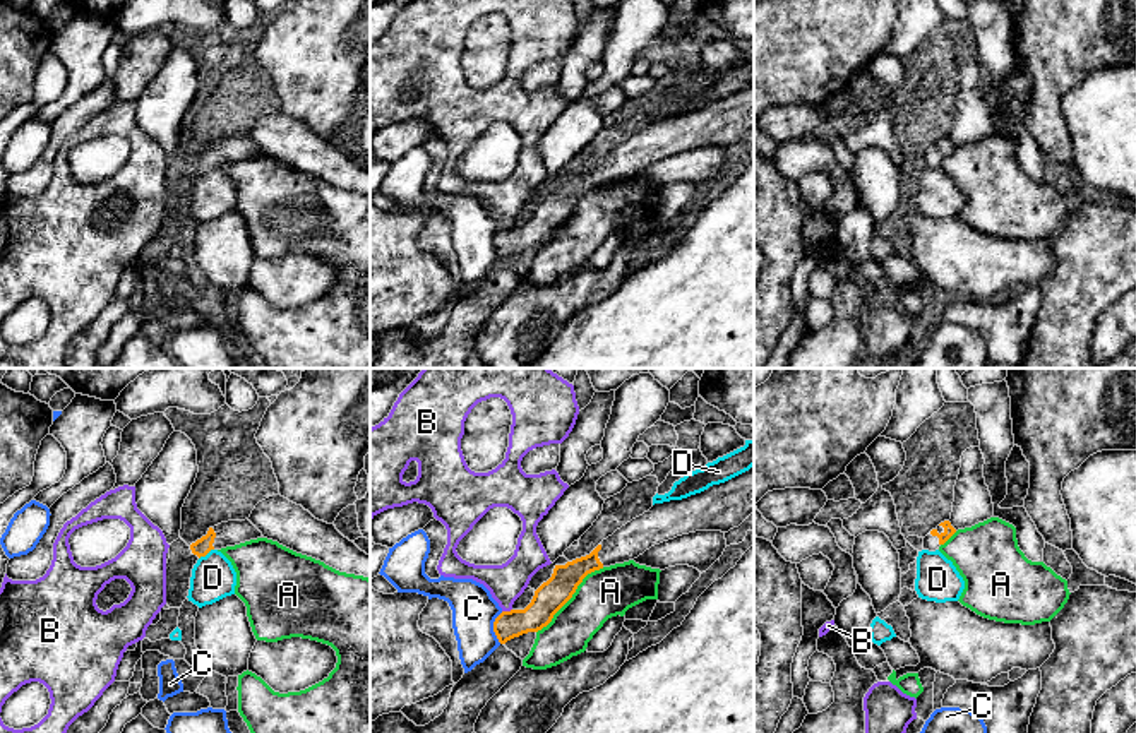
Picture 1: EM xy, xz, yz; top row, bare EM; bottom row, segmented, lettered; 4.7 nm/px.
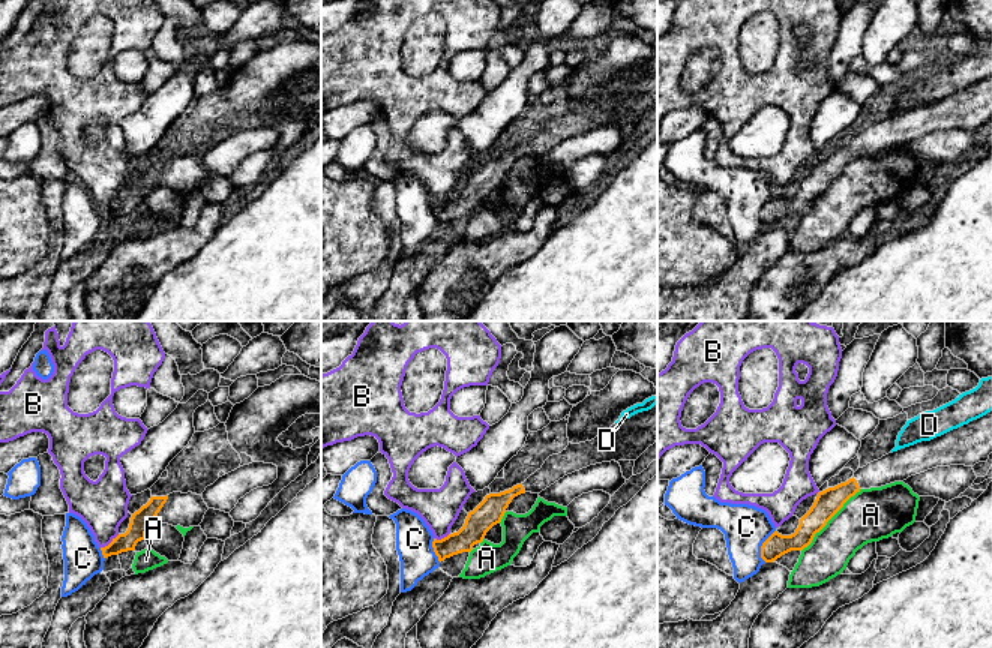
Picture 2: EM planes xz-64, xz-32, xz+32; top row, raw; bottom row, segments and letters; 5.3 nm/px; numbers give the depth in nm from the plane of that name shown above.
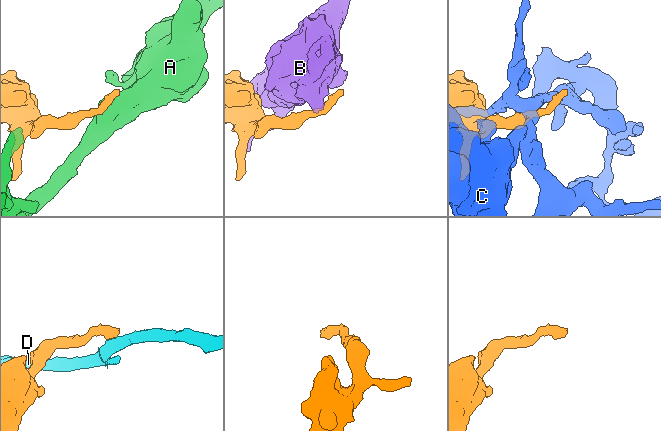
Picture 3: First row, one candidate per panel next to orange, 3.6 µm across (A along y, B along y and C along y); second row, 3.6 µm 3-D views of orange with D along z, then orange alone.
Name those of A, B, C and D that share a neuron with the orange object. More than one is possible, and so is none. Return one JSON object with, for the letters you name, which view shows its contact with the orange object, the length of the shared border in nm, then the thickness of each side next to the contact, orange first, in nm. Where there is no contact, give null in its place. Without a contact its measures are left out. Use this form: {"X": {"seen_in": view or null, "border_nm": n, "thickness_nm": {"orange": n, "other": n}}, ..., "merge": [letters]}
{"merge": []}

